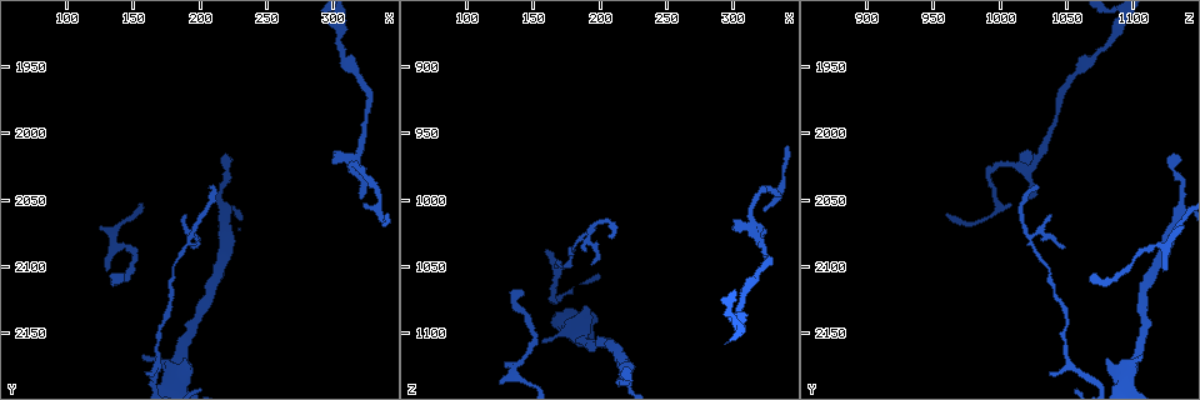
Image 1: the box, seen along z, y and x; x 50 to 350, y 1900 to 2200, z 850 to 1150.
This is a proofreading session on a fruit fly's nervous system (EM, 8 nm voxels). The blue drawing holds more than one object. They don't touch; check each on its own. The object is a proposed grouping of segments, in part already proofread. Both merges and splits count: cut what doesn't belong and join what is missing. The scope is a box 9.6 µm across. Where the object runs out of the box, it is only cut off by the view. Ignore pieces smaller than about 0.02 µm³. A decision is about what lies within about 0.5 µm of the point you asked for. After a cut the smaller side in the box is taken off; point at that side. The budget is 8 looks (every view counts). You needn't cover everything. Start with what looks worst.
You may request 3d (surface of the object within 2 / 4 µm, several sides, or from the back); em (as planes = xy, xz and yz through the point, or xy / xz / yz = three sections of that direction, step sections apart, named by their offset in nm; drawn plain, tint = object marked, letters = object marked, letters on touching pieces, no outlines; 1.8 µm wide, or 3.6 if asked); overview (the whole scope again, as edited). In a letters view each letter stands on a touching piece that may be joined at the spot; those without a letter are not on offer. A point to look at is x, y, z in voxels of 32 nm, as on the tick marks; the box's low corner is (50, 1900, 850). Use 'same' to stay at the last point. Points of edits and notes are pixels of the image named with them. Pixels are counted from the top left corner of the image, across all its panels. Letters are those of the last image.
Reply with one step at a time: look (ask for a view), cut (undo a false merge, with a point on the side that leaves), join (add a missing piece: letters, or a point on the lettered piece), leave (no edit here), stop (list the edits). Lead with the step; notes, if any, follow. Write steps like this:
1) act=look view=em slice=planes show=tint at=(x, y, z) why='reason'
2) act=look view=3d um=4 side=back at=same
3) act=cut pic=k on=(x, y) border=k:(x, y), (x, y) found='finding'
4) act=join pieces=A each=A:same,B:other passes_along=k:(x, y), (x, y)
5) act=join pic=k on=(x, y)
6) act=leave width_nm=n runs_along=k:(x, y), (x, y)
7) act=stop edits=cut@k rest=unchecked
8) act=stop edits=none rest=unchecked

act=look view=em slice=yz step=16 show=tint at=(322, 2048, 1024) why='an open end'

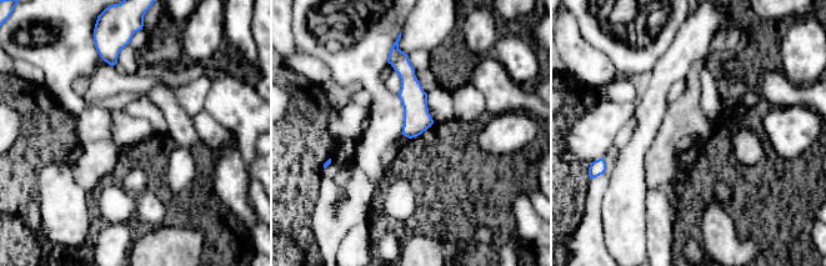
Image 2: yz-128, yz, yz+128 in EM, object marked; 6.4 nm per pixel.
act=look view=em slice=planes show=letters at=same why='cut it another way'

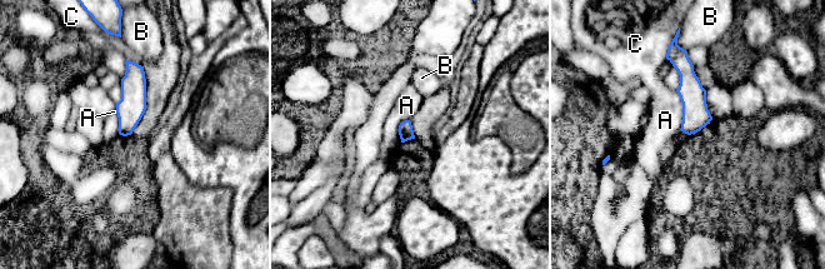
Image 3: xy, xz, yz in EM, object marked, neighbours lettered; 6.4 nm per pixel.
act=leave each=A:other,B:other,C:other runs_along=3:(684, 55), (691, 93), (691, 130) found='none of them fits'

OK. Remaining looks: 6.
act=look view=em slice=xz step=16 show=letters at=(130, 2104, 1120) why='tapers out'

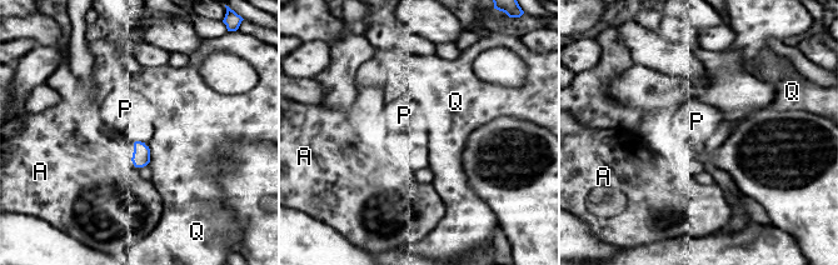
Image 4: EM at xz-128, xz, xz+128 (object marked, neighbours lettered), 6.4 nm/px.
act=leave longest_contact=Q:110nm each=A:other,P:other,Q:other border=4:(135, 140), (144, 143) found='no lettered piece goes on from it'

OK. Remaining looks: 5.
act=look view=3d um=2 at=(160, 2168, 1108) why='stops while still wide'

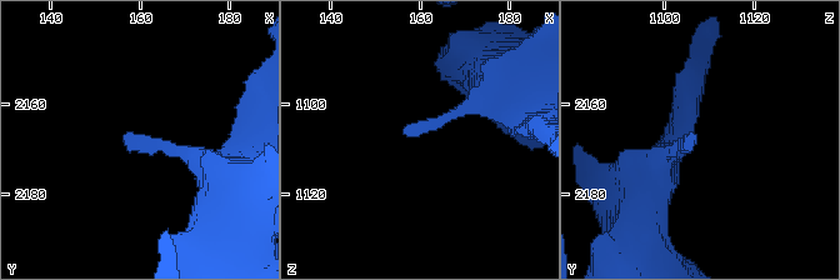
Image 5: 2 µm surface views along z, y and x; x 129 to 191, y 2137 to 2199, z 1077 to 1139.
act=look view=em slice=planes show=tint at=(157, 2168, 1108) why='shape alone is not enough'

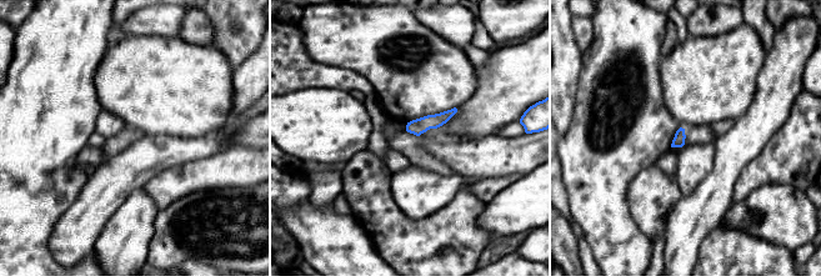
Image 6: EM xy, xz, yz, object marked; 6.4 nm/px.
act=look view=em slice=planes show=letters at=same

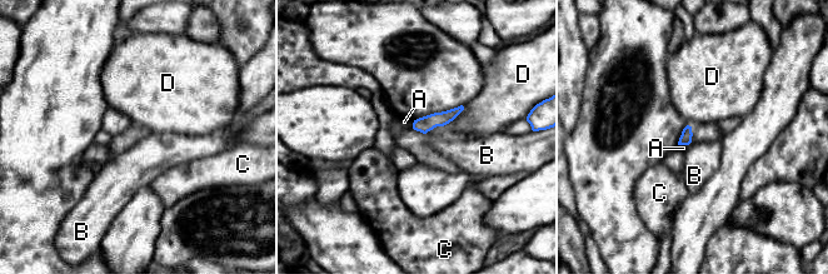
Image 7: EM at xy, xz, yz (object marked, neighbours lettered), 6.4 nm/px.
act=leave each=A:other,B:other,C:other,D:other runs_along=7:(457, 110), (442, 119), (415, 125) found='none of them fits'

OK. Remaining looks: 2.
act=stop edits=none rest=unchecked

